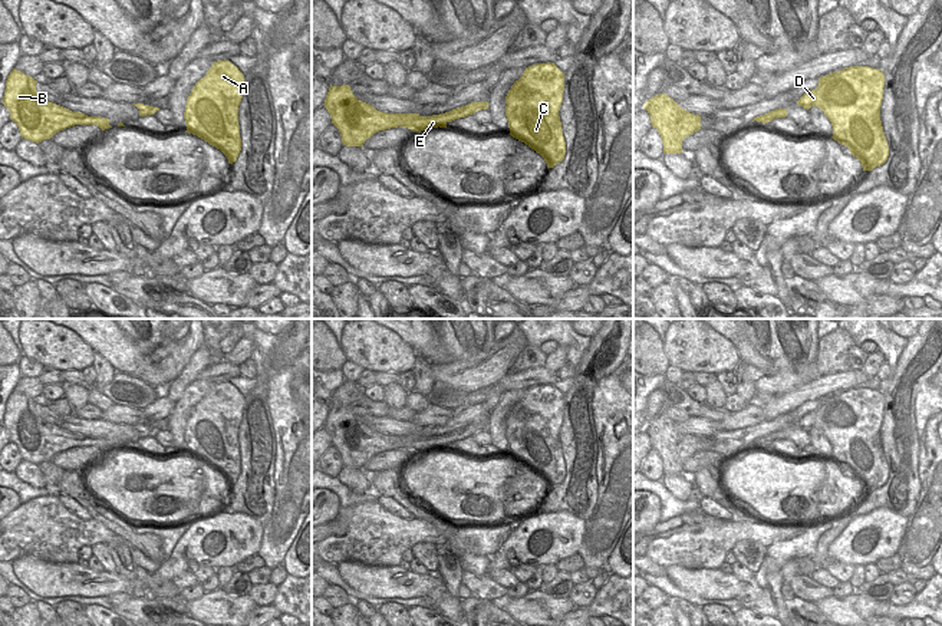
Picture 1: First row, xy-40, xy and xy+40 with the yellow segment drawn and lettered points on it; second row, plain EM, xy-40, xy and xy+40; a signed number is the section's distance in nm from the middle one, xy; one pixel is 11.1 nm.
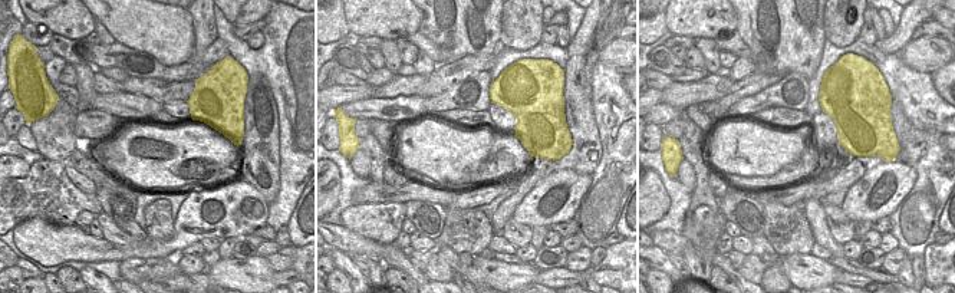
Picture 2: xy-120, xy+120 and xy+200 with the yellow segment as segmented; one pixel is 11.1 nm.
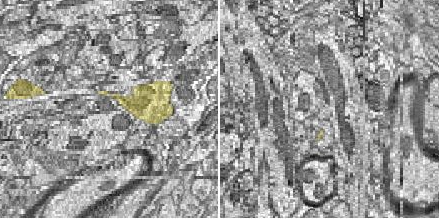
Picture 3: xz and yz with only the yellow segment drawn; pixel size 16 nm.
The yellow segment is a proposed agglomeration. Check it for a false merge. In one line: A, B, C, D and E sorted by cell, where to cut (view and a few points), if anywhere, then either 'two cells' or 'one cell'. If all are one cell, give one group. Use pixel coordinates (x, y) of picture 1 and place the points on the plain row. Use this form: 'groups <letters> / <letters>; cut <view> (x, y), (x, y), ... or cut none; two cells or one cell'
groups A B C D E; cut none; one cell

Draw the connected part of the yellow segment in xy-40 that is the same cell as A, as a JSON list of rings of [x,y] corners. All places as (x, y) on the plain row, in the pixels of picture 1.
[[[230,382],[214,383],[187,419],[184,441],[188,455],[220,471],[228,485],[241,472],[238,428],[244,396]]]

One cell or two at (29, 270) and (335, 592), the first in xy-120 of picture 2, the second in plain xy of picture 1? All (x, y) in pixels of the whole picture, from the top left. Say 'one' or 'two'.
one

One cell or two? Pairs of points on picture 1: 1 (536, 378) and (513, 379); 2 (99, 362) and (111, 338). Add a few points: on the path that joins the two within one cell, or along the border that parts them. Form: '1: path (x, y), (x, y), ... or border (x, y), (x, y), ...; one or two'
1: path (530, 378), (519, 379); one
2: border (94, 351), (117, 371); two

